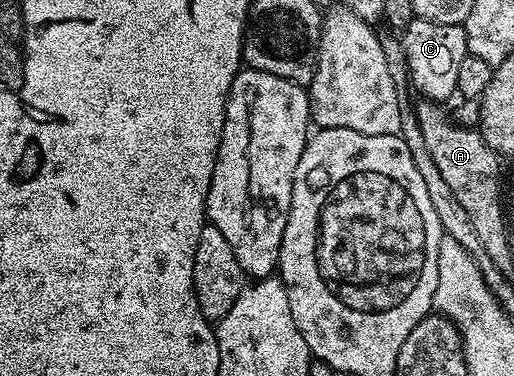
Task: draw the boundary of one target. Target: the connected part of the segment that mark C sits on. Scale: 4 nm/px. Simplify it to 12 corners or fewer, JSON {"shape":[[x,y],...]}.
{"shape":[[414,17],[403,29],[412,90],[457,95],[464,26]]}

